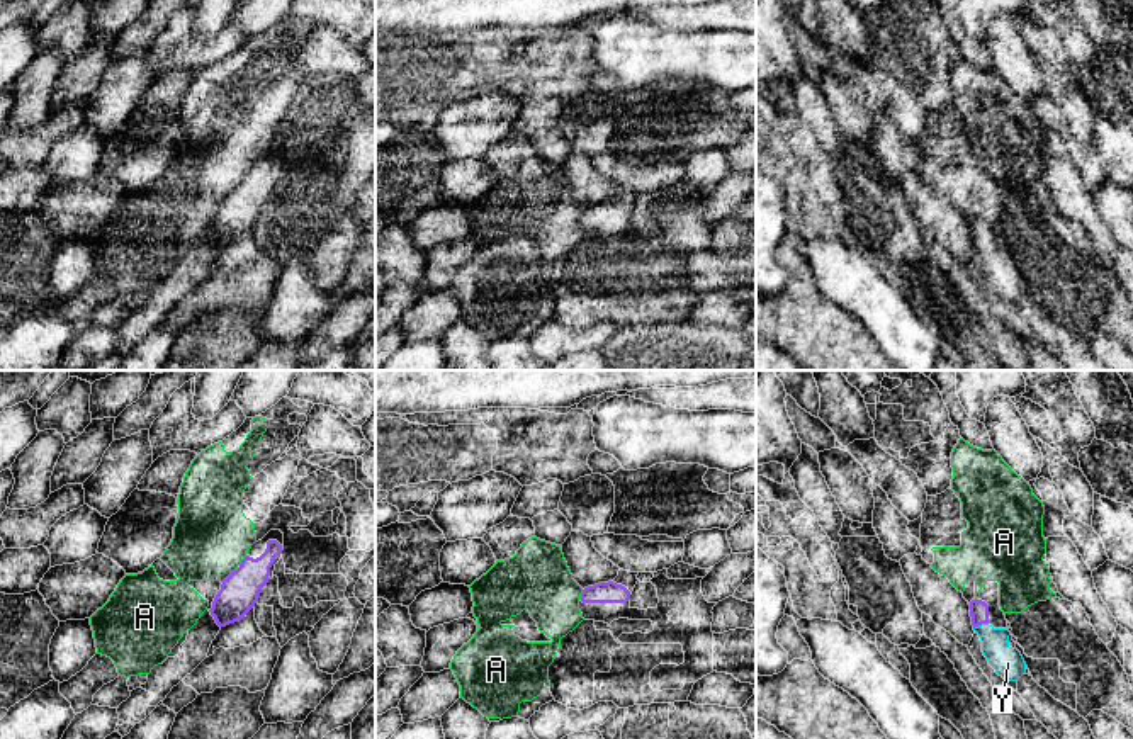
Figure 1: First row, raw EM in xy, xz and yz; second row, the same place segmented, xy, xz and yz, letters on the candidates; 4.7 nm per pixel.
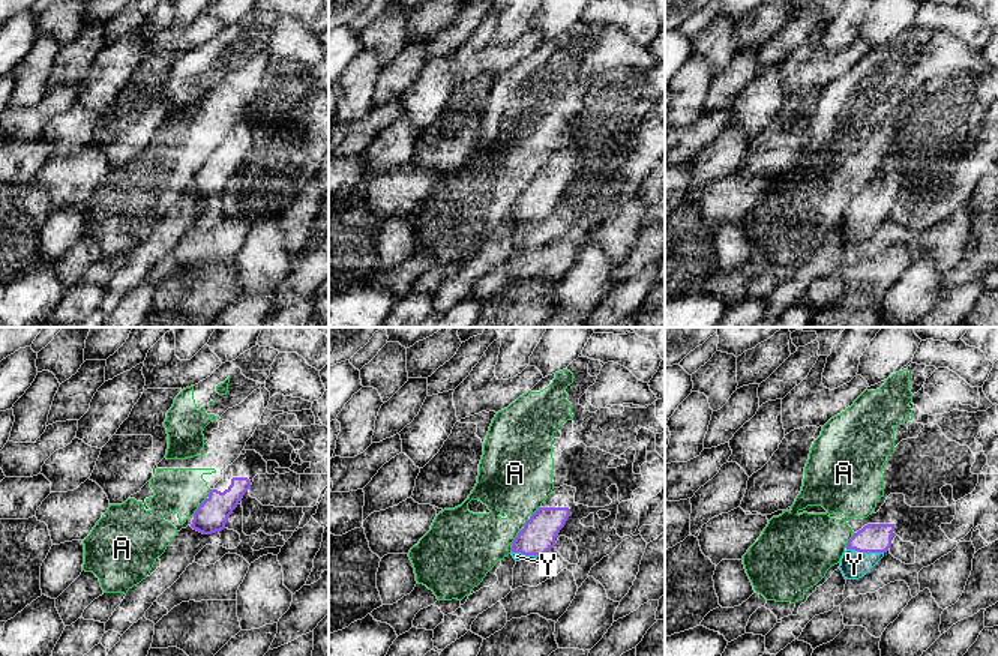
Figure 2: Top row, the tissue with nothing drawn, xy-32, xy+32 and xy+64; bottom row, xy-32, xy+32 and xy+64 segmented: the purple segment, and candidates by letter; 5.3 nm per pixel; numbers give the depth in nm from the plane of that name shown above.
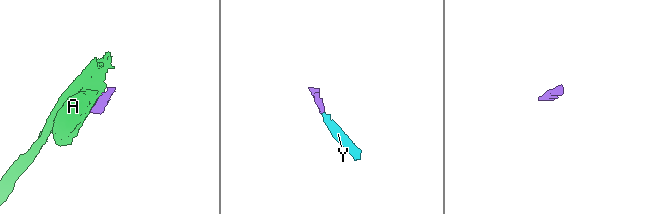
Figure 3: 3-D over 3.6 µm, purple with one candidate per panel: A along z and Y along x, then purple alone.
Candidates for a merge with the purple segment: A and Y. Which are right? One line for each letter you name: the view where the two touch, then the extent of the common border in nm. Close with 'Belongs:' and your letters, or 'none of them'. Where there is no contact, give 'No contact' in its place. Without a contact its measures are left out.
Y: Touches purple in yz. Shared border 80 nm
Belongs: Y

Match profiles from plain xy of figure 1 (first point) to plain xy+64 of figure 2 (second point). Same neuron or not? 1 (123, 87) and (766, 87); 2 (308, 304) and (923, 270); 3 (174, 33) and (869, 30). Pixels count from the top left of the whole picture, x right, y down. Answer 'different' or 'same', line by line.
1: same
2: same
3: different

